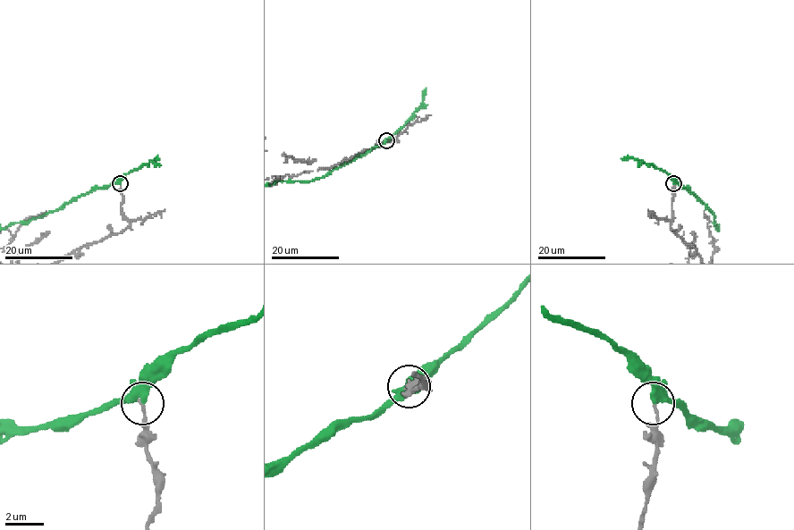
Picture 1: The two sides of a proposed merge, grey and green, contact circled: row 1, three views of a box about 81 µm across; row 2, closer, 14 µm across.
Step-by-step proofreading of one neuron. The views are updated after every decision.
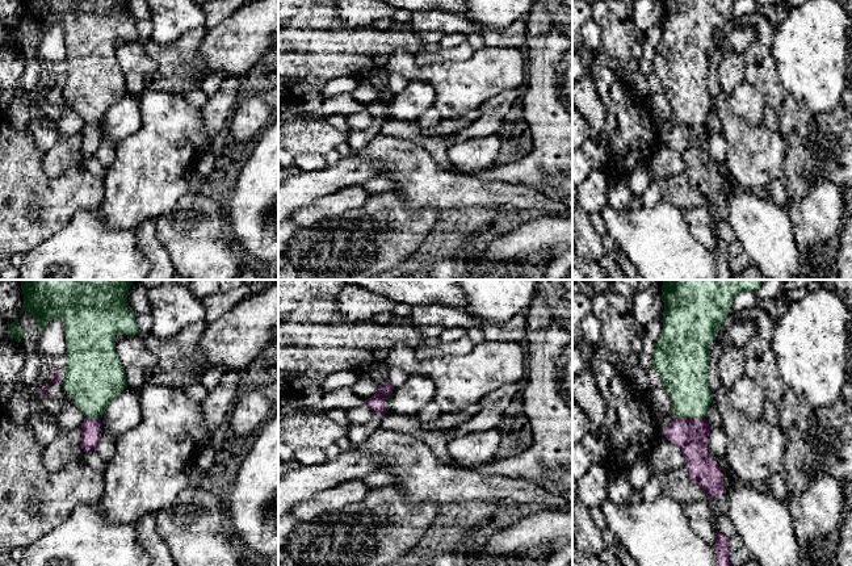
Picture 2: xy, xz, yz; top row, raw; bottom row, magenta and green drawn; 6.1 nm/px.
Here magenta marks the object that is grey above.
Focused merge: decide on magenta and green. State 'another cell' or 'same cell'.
another cell

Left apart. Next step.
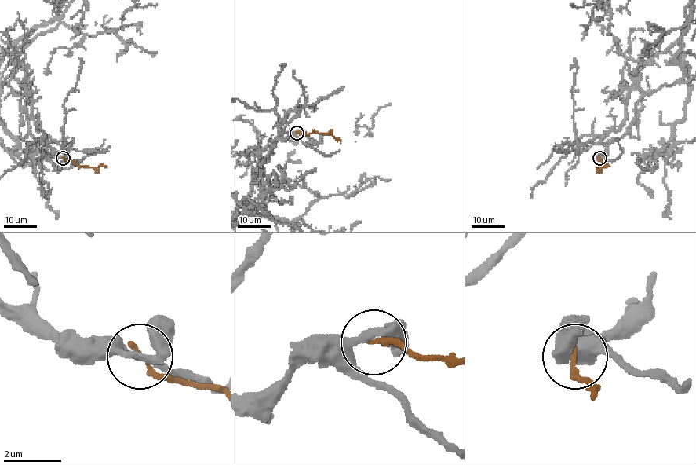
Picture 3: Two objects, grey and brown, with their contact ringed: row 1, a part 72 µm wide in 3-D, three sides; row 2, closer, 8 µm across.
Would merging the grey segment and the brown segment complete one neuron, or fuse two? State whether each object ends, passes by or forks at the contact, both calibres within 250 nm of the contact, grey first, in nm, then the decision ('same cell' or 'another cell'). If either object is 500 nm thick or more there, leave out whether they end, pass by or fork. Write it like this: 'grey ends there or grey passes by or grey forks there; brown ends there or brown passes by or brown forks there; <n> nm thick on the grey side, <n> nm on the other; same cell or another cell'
grey passes by; brown ends there; 280 nm thick on the grey side, 200 nm on the other; another cell

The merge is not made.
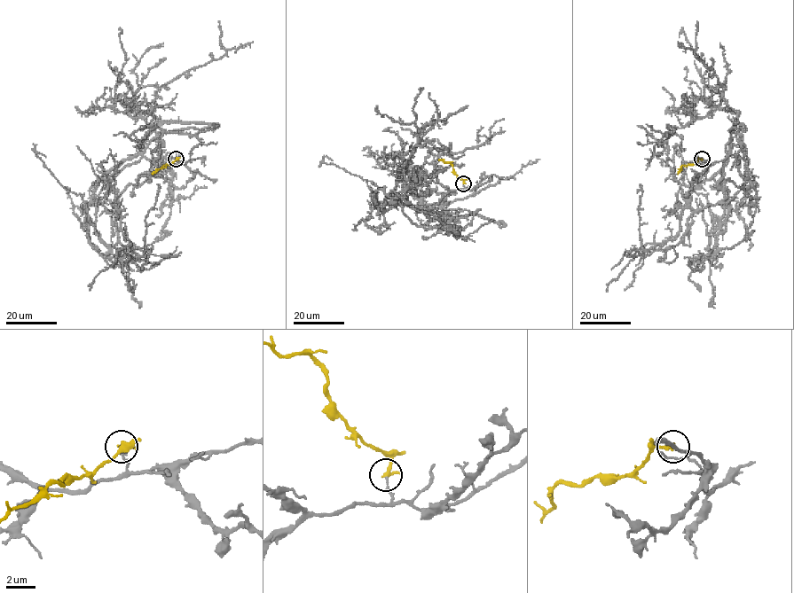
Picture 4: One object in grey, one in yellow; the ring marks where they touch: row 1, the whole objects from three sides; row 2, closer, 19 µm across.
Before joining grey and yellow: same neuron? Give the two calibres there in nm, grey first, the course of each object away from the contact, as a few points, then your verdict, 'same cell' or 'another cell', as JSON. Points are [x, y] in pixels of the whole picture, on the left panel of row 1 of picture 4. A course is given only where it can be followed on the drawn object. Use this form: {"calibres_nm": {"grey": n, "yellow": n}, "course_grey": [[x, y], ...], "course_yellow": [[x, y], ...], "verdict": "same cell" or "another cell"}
{"calibres_nm": {"grey": 120, "yellow": 320}, "course_grey": [[176, 159], [161, 167], [133, 155], [107, 175], [121, 230], [141, 250], [157, 183]], "course_yellow": [[176, 159], [152, 174]], "verdict": "same cell"}

